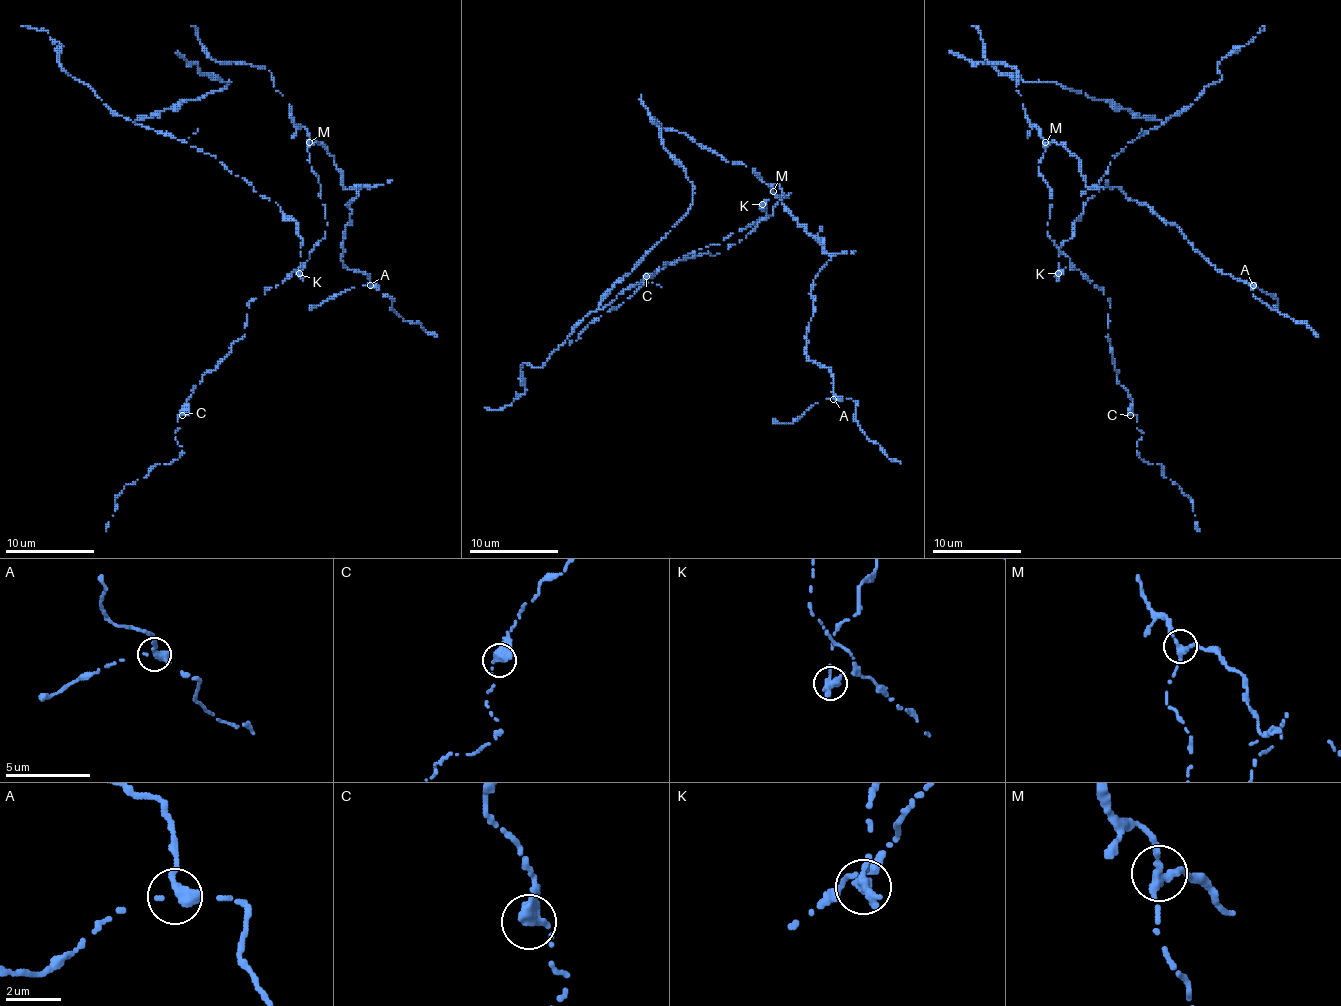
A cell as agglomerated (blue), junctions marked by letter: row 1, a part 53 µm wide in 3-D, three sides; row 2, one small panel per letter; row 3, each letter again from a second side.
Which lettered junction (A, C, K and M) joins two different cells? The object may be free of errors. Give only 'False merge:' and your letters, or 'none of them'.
False merge: K

